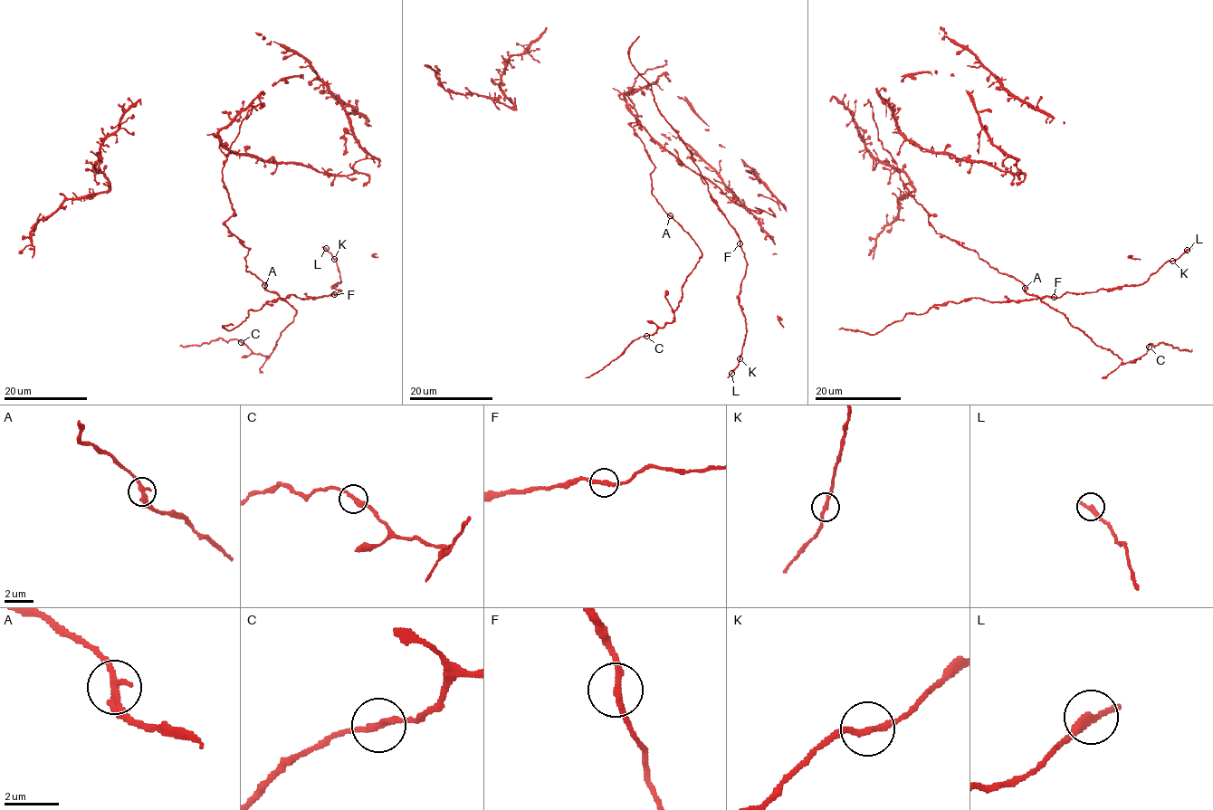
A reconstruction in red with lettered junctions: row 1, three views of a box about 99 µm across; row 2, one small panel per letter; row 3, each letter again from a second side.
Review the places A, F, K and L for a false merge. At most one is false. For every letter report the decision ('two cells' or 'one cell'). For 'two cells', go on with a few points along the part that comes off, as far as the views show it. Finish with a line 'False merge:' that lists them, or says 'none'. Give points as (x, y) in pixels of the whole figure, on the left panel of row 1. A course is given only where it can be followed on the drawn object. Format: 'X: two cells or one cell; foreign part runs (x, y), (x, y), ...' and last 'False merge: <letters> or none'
A: one cell
F: one cell
K: one cell
L: one cell
False merge: none

